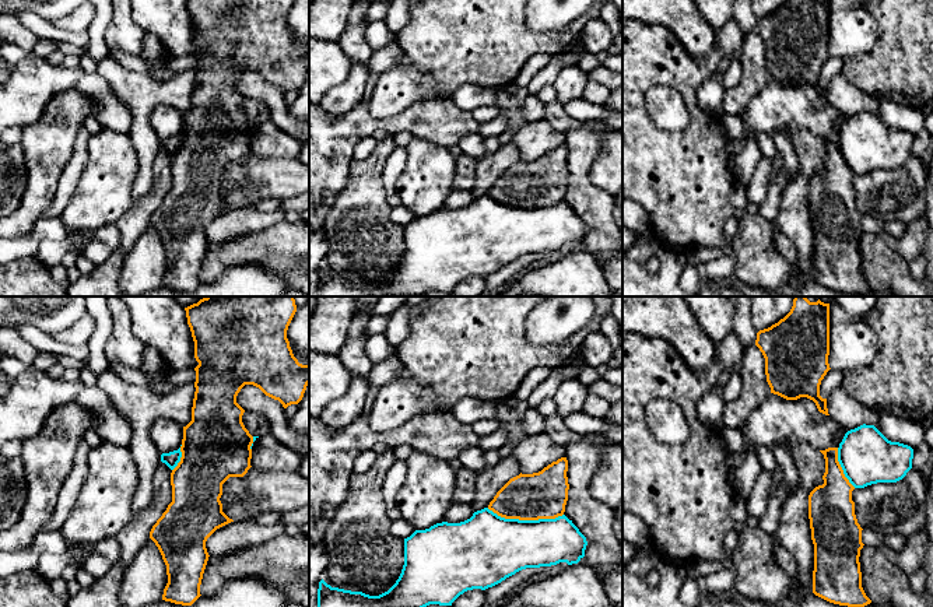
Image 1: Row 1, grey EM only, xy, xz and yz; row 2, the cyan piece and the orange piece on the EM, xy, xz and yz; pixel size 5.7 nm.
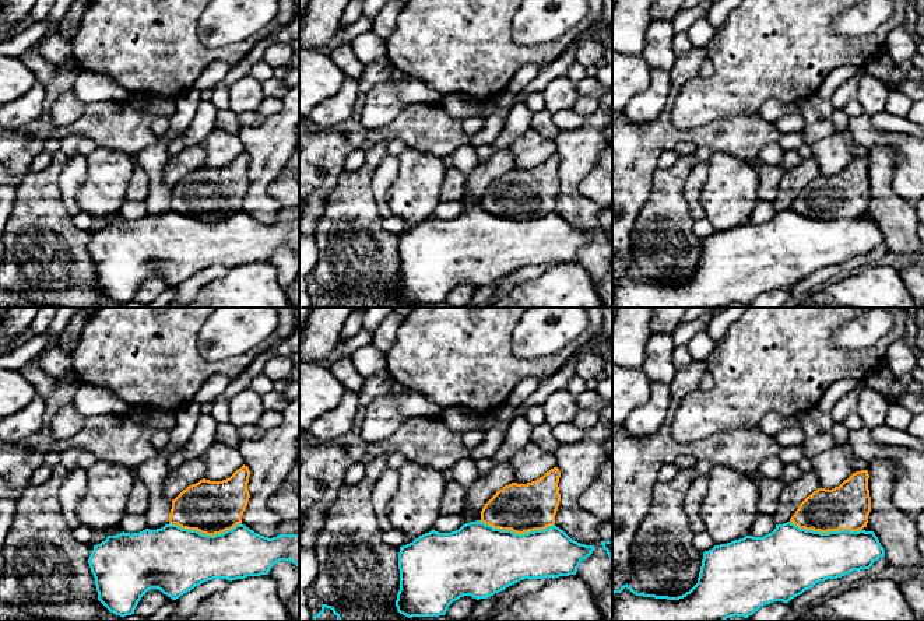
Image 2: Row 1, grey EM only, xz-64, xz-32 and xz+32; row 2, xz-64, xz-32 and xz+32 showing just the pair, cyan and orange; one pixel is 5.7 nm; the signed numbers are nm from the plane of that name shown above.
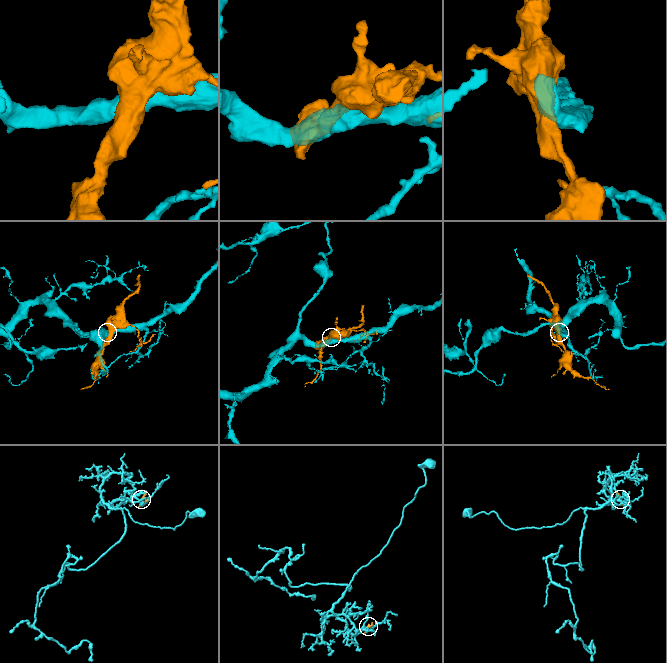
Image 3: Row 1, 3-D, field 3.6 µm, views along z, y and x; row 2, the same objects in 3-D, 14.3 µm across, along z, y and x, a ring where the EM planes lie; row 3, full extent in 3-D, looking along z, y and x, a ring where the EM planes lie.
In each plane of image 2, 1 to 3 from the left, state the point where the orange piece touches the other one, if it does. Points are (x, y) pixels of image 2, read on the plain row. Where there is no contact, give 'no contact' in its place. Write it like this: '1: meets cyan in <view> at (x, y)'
1: meets cyan in xz-64 at (206, 221)
2: meets cyan in xz-32 at (517, 221)
3: meets cyan in xz+32 at (826, 220)

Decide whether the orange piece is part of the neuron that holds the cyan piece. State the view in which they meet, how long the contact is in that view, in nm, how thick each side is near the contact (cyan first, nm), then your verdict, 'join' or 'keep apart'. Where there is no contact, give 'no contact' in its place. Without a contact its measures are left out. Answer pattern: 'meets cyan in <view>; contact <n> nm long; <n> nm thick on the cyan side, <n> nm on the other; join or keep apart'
meets cyan in xz; contact 440 nm long; 380 nm thick on the cyan side, 280 nm on the other; keep apart

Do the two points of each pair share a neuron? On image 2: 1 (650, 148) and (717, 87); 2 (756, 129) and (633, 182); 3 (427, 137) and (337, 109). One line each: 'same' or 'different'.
1: different
2: same
3: different

